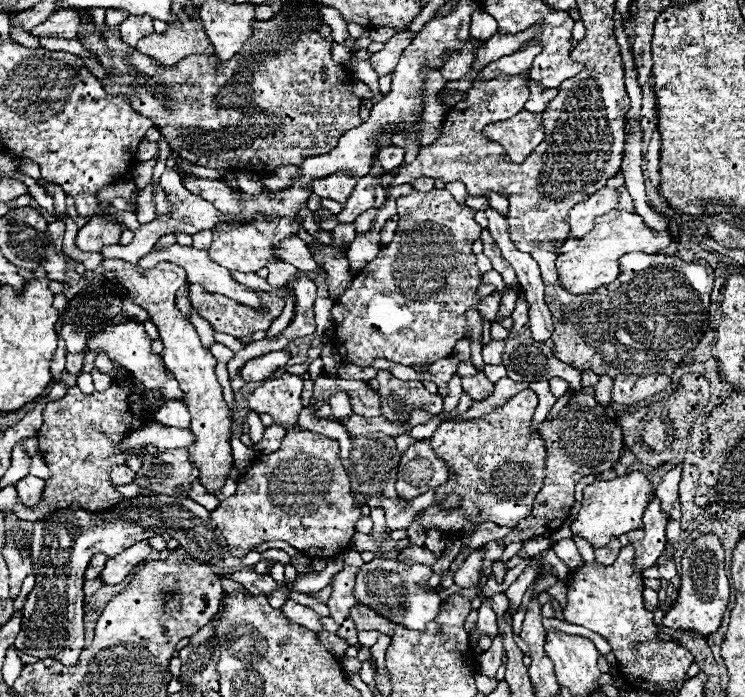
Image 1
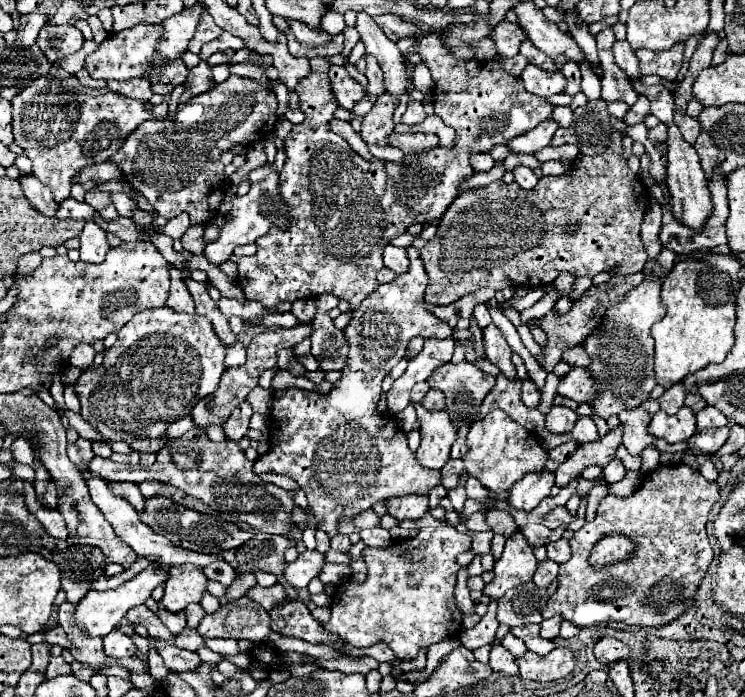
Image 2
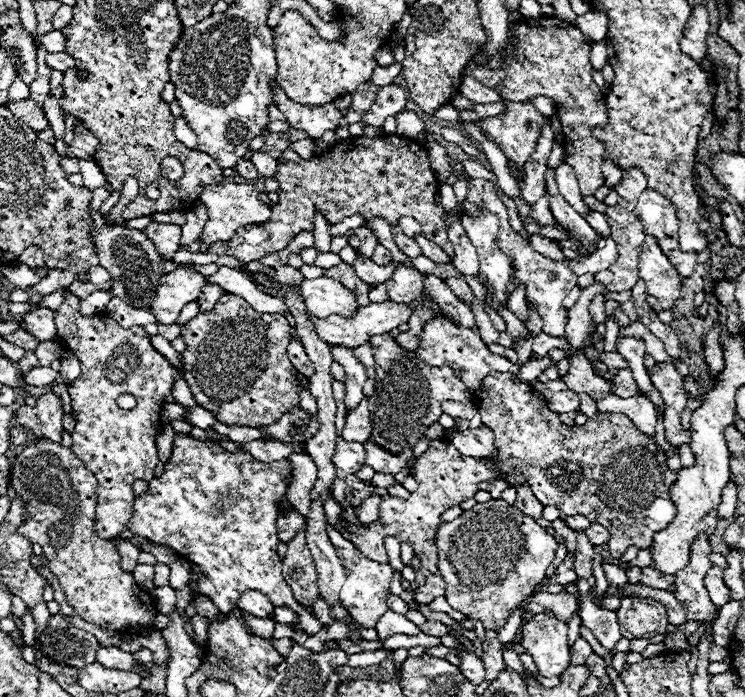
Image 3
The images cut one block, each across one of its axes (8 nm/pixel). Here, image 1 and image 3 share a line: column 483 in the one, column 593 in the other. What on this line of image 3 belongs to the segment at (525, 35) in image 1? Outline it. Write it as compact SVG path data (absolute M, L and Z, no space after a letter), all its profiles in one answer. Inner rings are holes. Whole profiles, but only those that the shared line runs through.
M594 42L594 48L590 52L590 62L594 66L594 70L602 70L606 64L606 44L604 42Z

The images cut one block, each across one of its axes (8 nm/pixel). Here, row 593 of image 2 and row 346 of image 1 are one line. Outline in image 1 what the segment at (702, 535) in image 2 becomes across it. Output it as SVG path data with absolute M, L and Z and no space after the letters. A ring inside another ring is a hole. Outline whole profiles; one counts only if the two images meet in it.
M536 250L532 252L532 258L538 262L546 284L546 304L554 320L554 356L566 364L572 364L578 372L610 376L614 380L614 402L624 408L636 408L640 402L646 402L666 390L678 364L700 342L708 328L708 306L714 276L706 260L684 262L672 256L640 256L634 252L620 260L622 274L612 284L598 288L588 296L576 296L566 288L560 288L554 252Z

